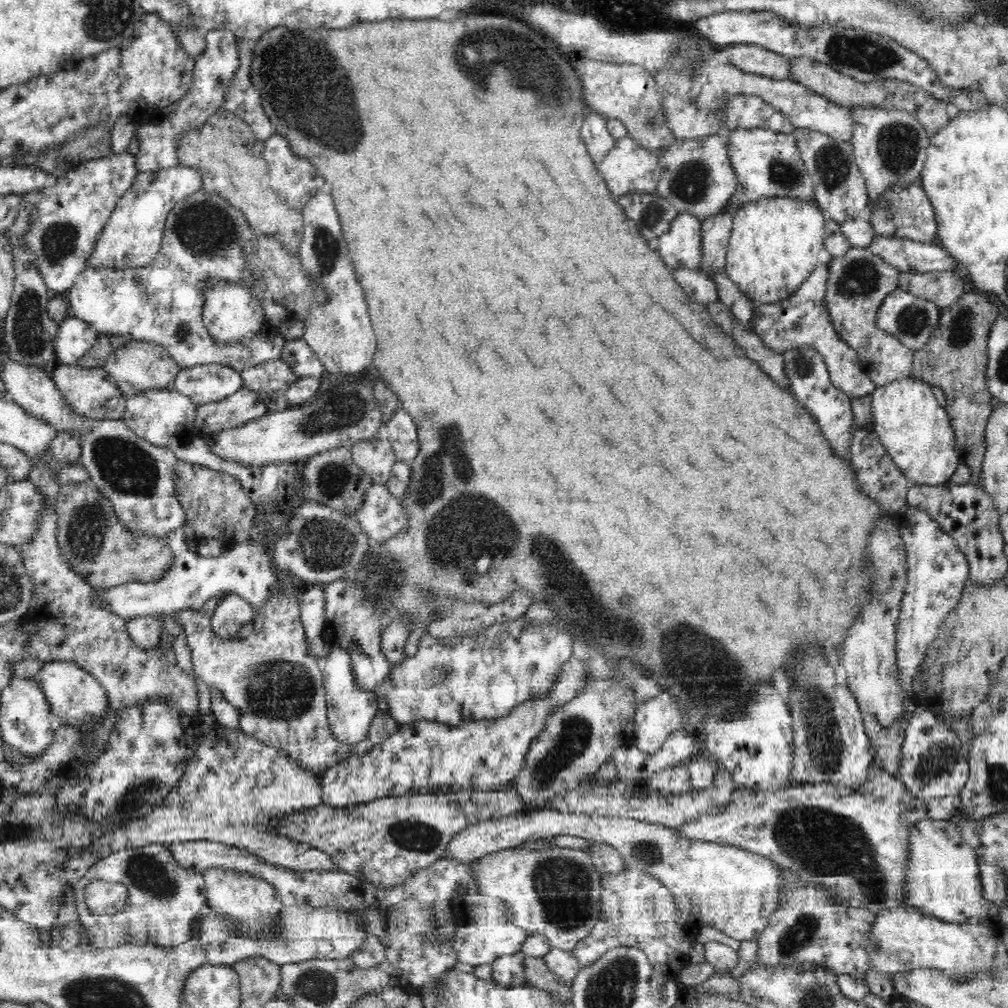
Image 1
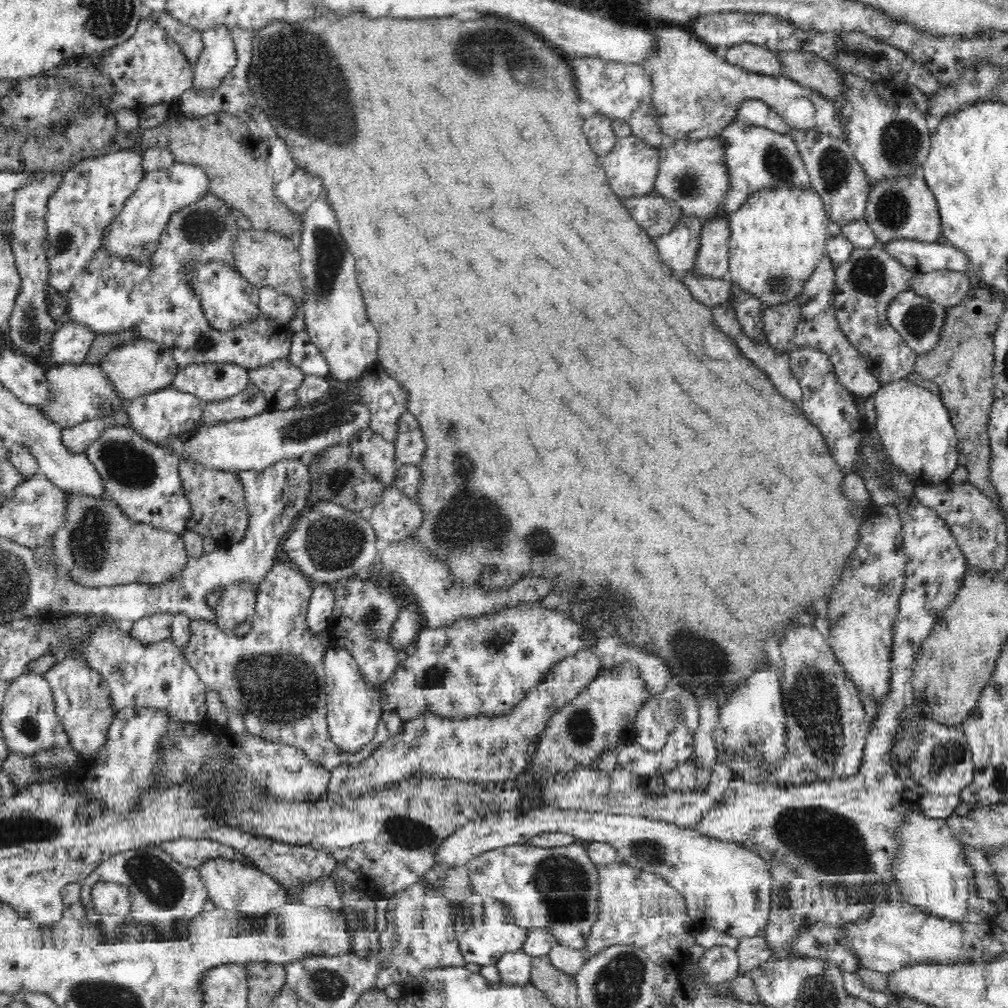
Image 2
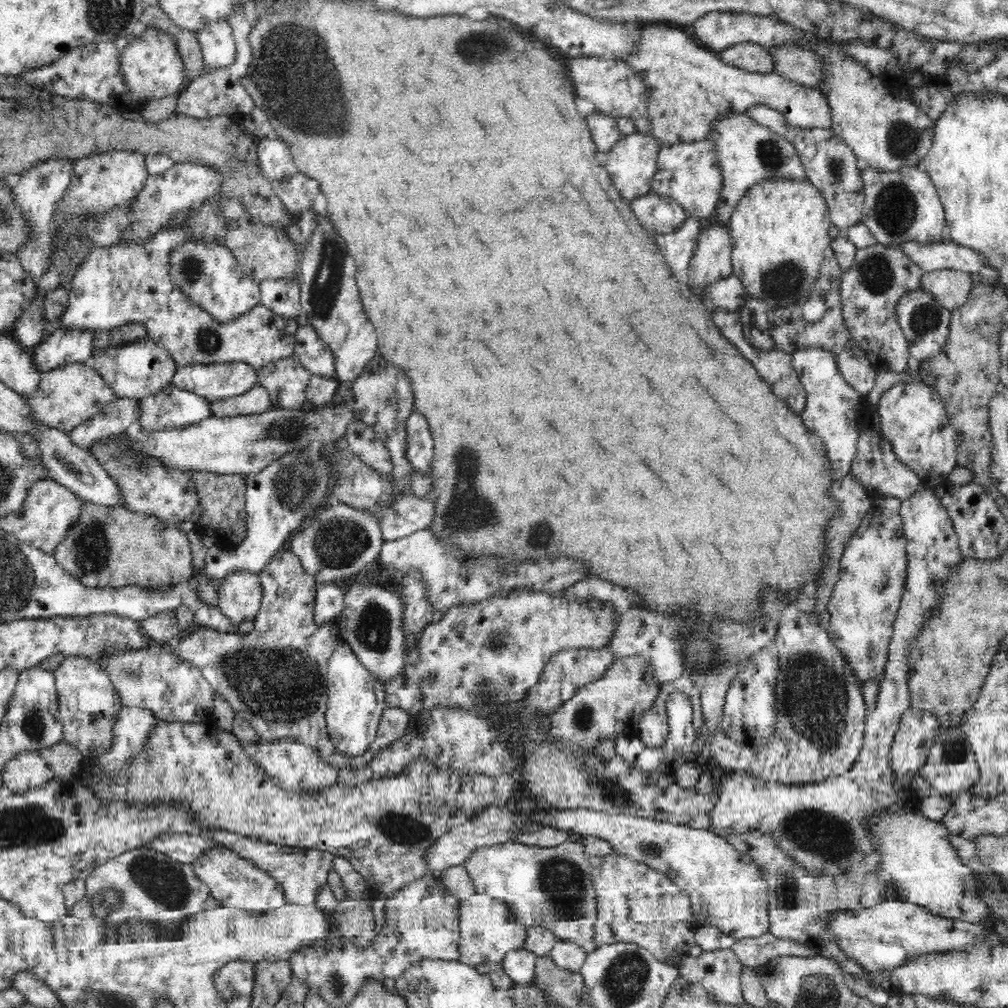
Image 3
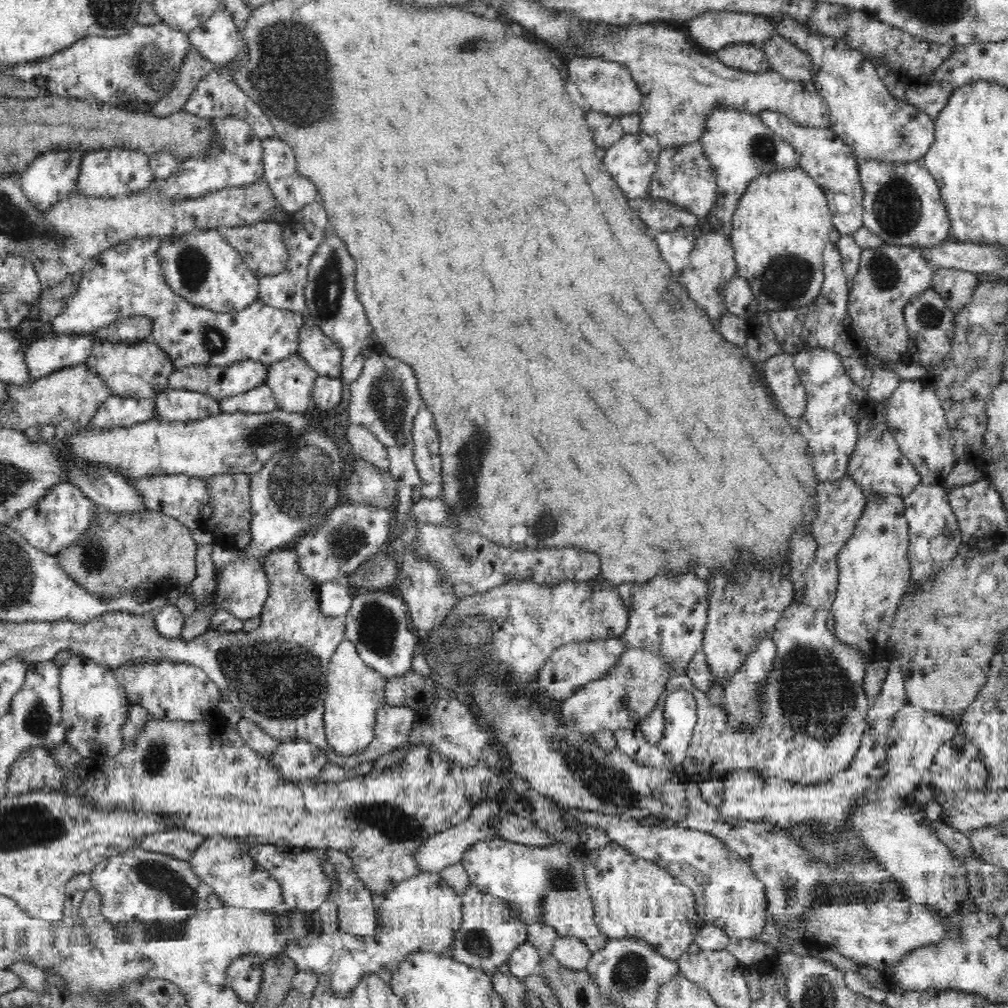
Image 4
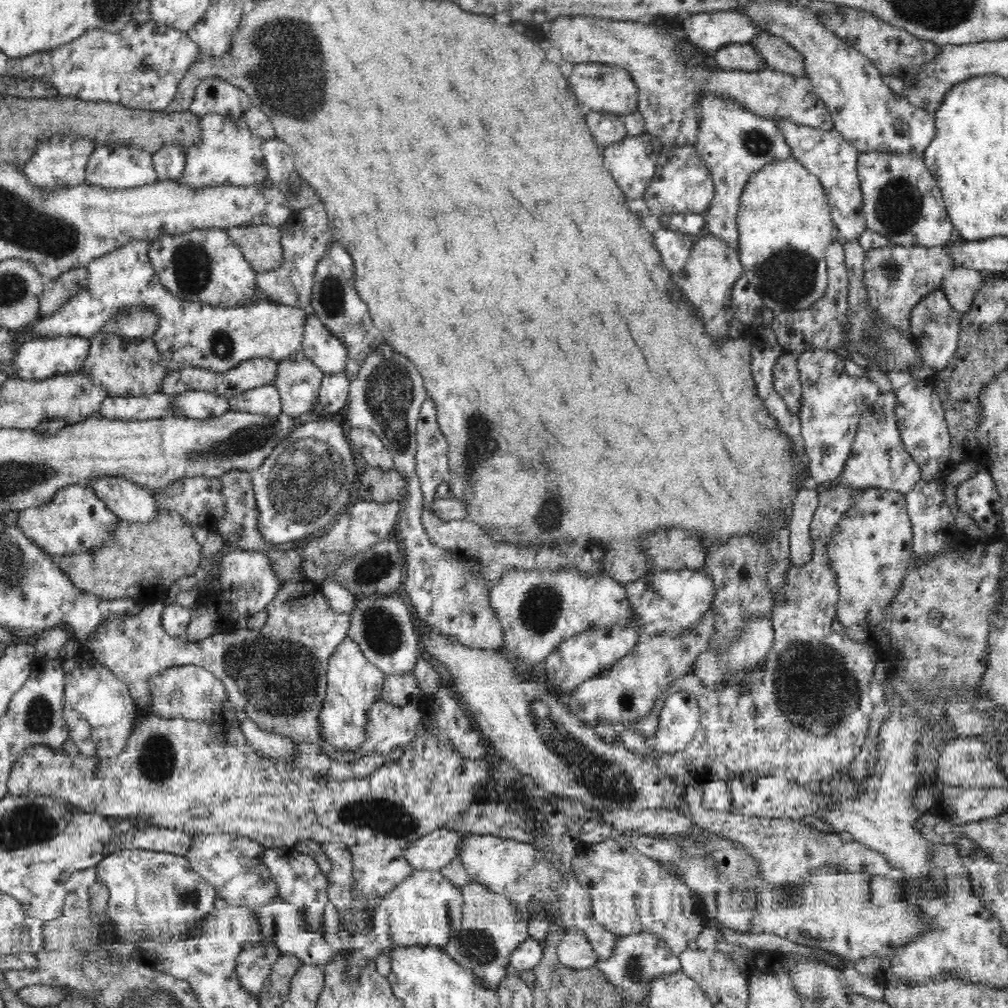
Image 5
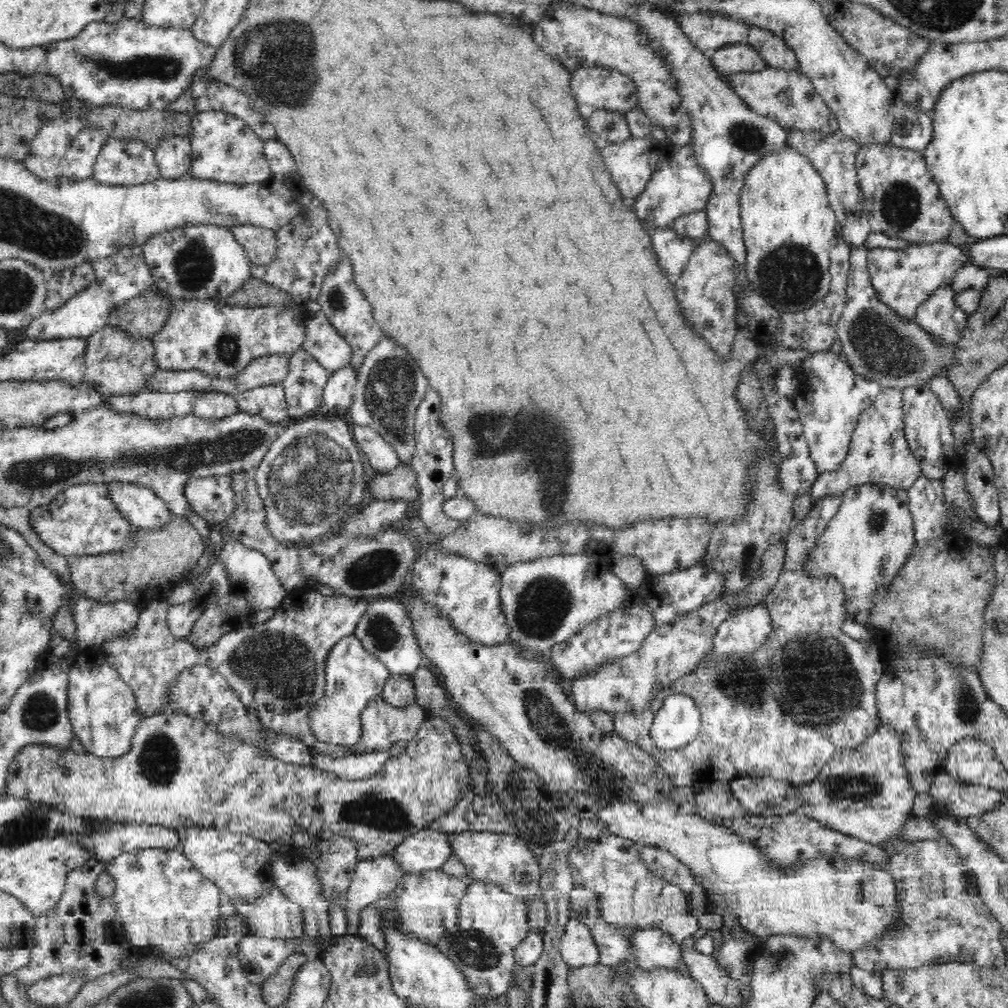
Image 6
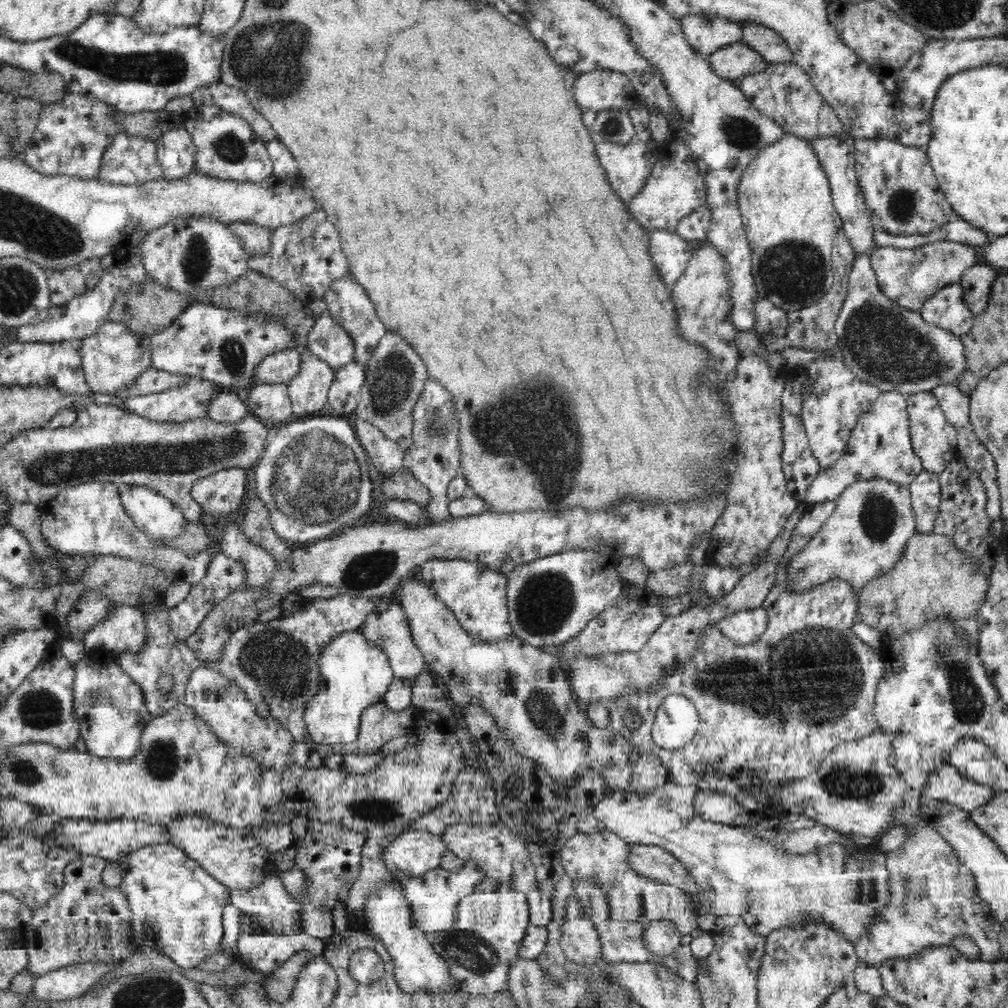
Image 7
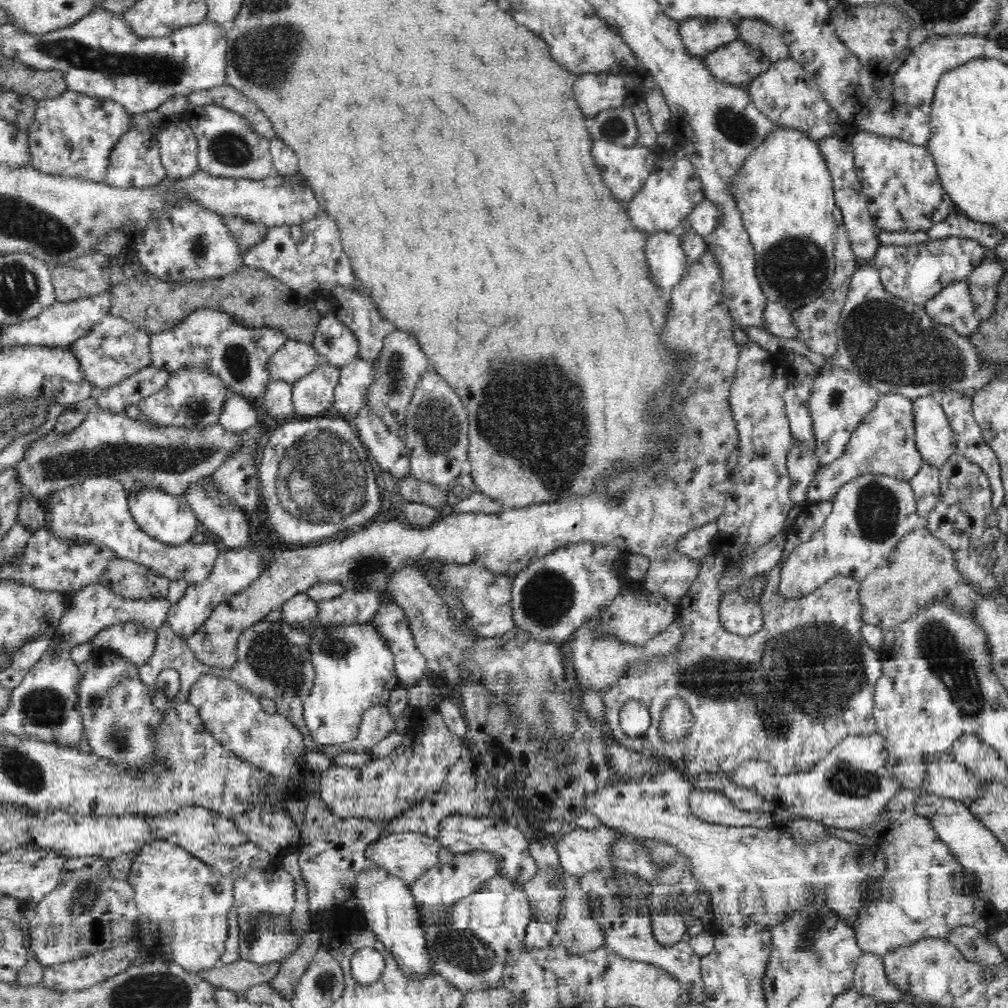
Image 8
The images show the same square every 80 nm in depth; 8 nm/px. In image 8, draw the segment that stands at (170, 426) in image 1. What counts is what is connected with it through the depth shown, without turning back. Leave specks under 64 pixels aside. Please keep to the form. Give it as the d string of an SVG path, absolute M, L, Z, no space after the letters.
M231 393L225 405L225 412L221 415L220 424L234 435L246 433L248 428L256 426L258 422L257 409L252 401Z

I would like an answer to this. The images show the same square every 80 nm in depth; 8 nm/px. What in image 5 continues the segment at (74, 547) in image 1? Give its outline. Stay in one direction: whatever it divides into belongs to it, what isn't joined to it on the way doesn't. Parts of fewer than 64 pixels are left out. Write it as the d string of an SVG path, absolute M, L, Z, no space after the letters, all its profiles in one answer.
M162 512L156 521L146 525L121 520L114 533L114 544L100 550L53 556L53 561L78 590L104 601L131 598L144 605L164 601L176 580L195 574L205 550L194 536L194 526L178 512Z

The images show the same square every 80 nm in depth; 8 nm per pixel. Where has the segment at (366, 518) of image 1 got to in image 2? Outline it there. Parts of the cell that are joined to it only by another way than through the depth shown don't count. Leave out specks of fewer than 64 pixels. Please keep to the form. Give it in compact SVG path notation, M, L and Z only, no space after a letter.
M394 486L386 488L381 504L372 509L368 521L372 522L378 540L386 544L406 540L426 520L424 506Z

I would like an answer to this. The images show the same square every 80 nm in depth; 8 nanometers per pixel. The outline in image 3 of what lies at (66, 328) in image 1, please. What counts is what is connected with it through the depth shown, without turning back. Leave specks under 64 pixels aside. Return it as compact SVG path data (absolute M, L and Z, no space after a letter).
M56 329L33 348L31 361L40 374L72 363L89 363L93 346L91 331Z

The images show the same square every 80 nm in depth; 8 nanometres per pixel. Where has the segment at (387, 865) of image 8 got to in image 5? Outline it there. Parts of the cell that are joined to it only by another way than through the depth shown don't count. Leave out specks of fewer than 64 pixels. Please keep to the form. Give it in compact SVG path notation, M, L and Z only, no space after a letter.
M435 828L410 842L402 852L412 870L438 870L458 856L459 842L466 836L460 832Z

